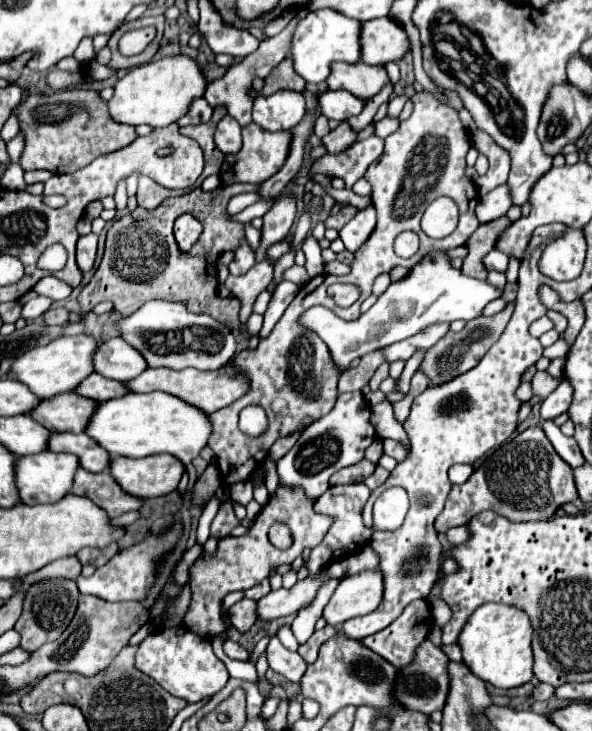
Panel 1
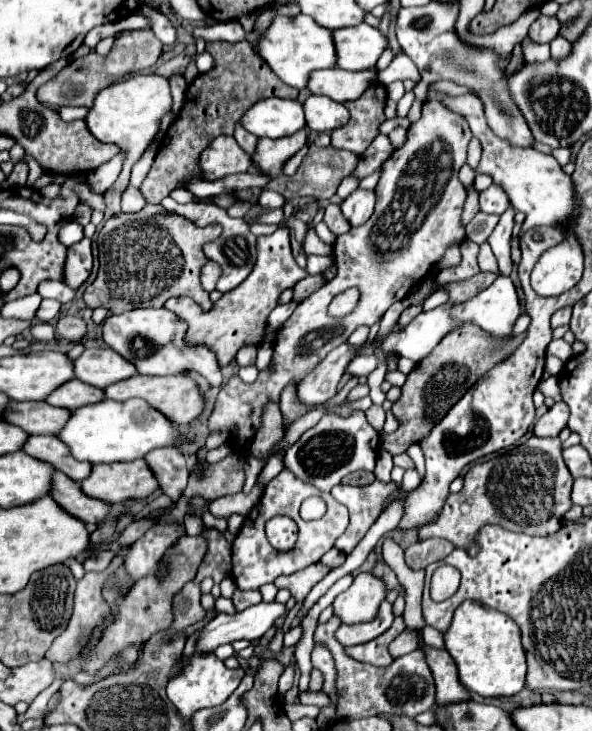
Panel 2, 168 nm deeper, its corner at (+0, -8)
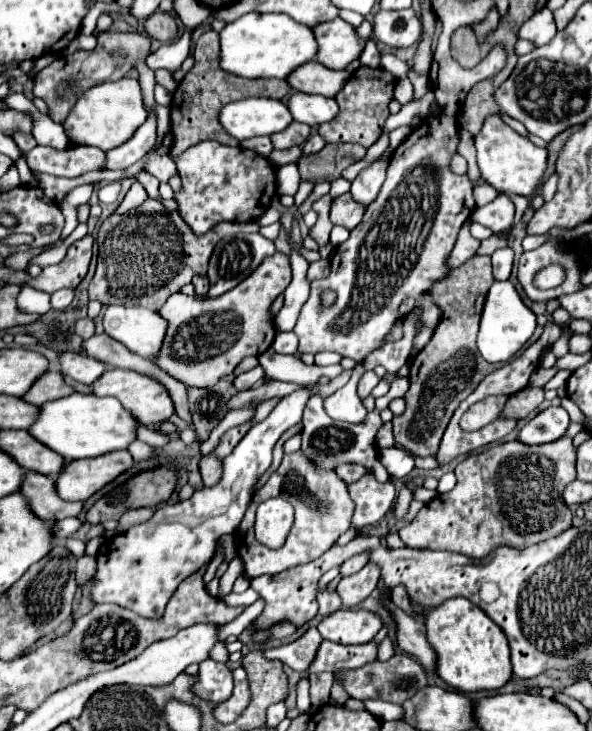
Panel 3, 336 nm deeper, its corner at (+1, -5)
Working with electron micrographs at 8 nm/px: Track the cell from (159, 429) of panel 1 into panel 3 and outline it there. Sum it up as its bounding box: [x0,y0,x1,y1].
[28,394,138,462]

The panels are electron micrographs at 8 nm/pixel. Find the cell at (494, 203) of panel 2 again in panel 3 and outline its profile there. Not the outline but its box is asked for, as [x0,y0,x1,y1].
[472,194,514,234]

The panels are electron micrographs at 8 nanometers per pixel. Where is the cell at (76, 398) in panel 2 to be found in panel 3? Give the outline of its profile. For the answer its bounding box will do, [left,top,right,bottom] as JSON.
[24,370,76,406]

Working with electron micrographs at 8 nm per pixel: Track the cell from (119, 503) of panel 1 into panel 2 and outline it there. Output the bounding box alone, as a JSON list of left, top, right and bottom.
[49,471,109,523]

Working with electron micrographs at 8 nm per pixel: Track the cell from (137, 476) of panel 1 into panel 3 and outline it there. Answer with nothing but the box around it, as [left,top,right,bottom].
[56,450,134,500]

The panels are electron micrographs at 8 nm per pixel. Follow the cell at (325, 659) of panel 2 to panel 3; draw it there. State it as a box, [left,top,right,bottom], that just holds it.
[264,626,322,672]

